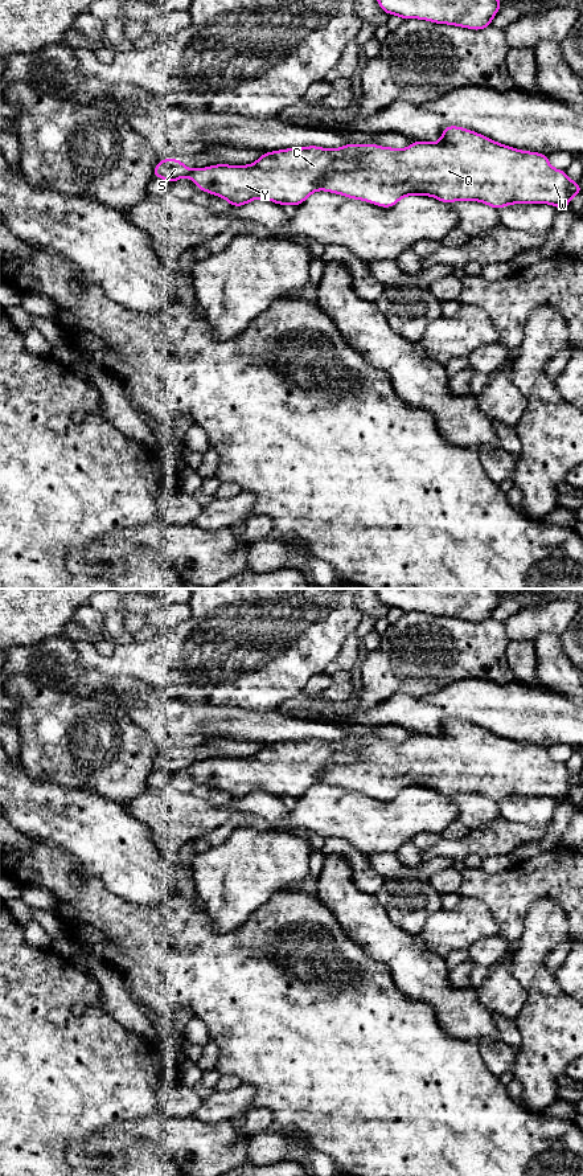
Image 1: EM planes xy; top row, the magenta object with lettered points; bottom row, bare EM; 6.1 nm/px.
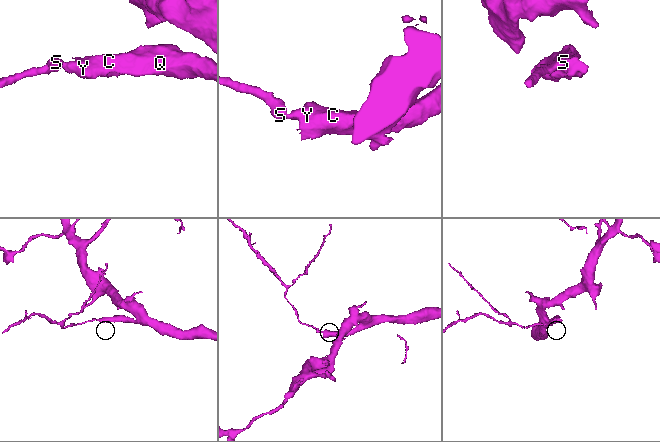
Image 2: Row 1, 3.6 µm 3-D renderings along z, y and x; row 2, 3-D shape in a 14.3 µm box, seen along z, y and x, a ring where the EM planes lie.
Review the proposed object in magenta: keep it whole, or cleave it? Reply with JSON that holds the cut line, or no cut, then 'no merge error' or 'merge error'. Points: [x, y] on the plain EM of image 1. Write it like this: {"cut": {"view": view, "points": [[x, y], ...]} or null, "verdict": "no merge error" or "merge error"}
{"cut": {"view": "xy", "points": [[192, 762], [187, 767]]}, "verdict": "merge error"}

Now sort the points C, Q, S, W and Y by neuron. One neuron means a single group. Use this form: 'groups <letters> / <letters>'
groups C Q W Y / S

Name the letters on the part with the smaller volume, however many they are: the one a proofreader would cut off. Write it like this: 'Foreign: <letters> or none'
Foreign: S

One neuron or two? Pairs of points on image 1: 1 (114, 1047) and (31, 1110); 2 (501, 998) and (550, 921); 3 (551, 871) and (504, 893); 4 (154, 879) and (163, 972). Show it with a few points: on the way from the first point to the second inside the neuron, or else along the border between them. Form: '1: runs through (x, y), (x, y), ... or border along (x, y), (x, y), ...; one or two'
1: runs through (93, 1053), (81, 1065), (76, 1065), (52, 1089); one
2: border along (510, 951), (512, 975), (526, 994), (521, 1008); two
3: runs through (540, 877), (516, 889); one
4: border along (176, 892), (150, 905), (135, 905), (126, 901); two

